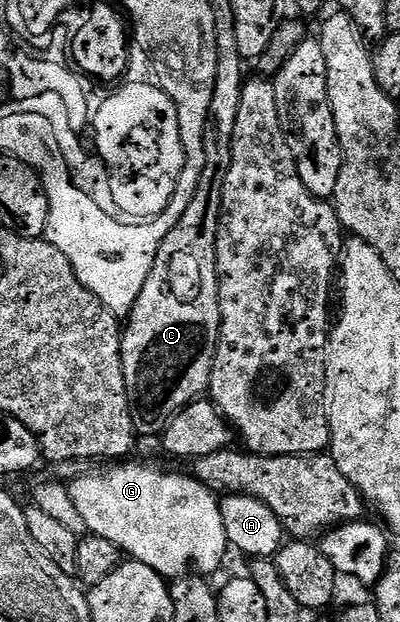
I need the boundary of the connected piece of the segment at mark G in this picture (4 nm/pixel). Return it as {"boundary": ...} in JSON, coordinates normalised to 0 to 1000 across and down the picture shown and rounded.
{"boundary":[[[330,743],[263,751],[270,752],[263,759],[223,757],[168,780],[175,801],[185,804],[195,825],[205,826],[220,855],[285,871],[313,895],[360,905],[413,929],[468,926],[478,920],[523,923],[545,918],[560,892],[575,887],[575,876],[565,865],[565,846],[555,846],[543,793],[478,762],[458,765],[450,759],[408,759],[370,746],[320,744]]]}

